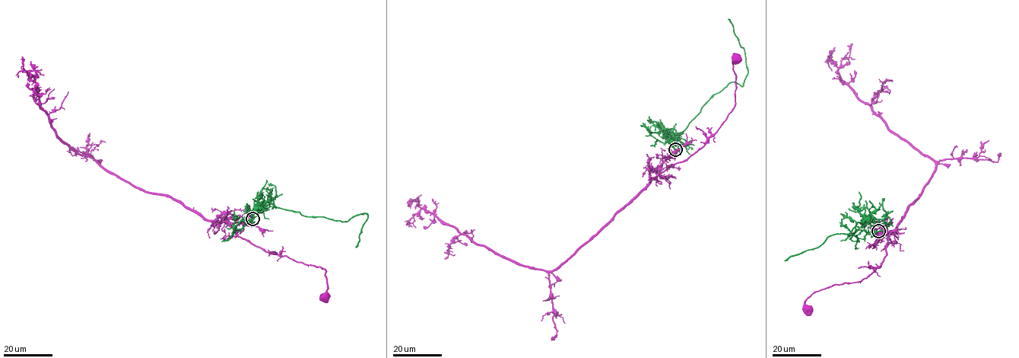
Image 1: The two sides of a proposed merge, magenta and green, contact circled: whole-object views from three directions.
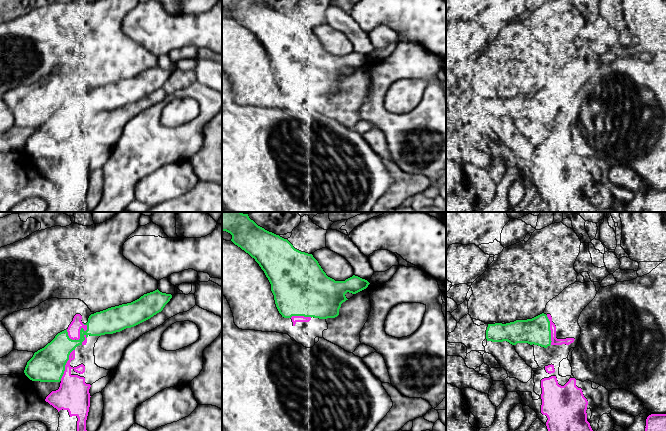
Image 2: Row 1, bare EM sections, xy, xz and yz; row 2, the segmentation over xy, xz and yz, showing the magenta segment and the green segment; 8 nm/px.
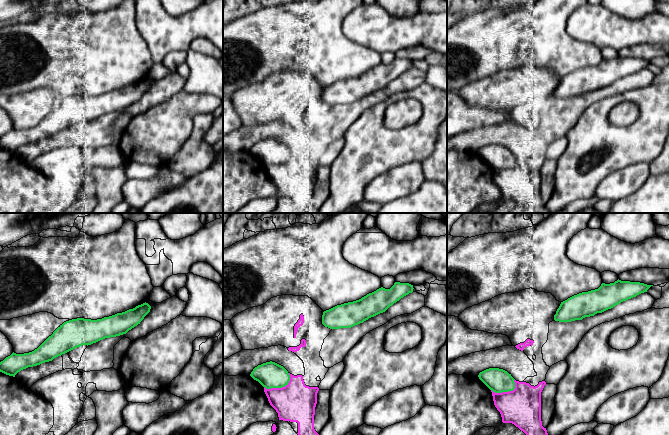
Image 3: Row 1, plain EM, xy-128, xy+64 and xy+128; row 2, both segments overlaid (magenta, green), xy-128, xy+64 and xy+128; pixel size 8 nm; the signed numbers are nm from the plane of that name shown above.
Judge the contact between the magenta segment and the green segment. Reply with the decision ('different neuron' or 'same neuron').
different neuron

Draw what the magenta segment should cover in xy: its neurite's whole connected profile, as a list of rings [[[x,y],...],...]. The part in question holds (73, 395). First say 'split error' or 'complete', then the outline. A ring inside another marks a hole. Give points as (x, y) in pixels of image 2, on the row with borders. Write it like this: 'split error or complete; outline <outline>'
complete; outline [[[75,350],[69,355],[69,360],[65,365],[65,371],[61,378],[60,387],[52,391],[45,399],[50,405],[58,410],[67,410],[70,417],[76,416],[77,431],[86,430],[86,420],[90,407],[90,384],[85,383],[85,378],[78,375],[72,375],[71,370],[83,374],[85,366],[83,364],[77,367],[71,367],[70,362],[75,359]]]

